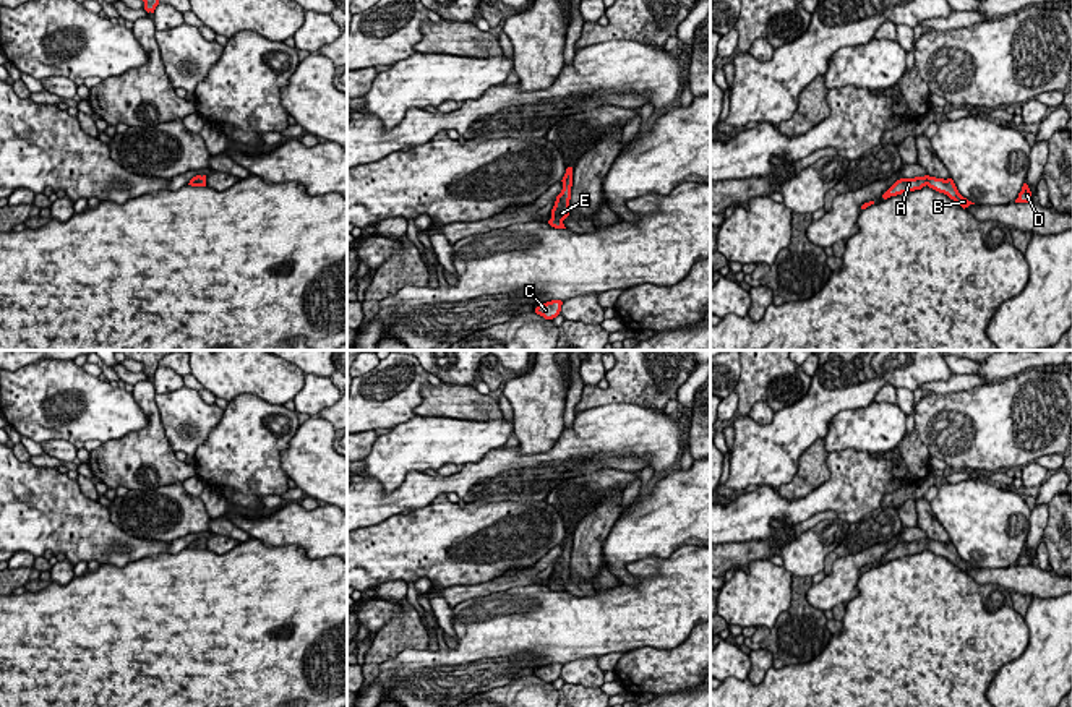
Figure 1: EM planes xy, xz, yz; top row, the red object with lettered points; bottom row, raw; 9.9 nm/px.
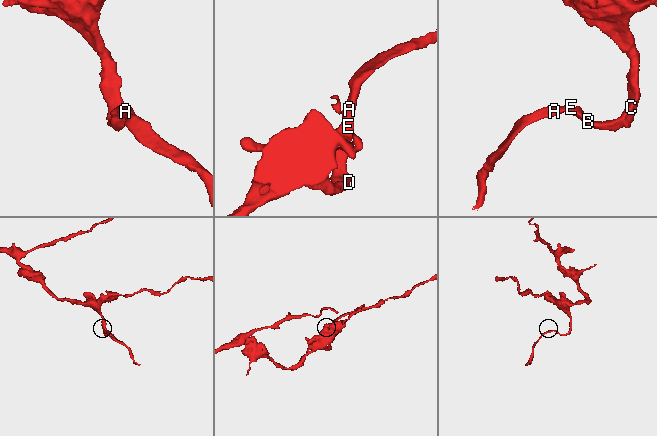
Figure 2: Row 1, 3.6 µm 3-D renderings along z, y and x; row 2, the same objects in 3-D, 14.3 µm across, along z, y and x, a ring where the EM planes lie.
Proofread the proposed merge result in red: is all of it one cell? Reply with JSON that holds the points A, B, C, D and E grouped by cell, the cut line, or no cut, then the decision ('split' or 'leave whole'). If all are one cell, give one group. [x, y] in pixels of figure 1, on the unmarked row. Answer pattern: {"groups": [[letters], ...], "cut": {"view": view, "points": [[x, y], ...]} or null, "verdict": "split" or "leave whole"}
{"groups": [["A", "B", "C", "D", "E"]], "cut": null, "verdict": "leave whole"}

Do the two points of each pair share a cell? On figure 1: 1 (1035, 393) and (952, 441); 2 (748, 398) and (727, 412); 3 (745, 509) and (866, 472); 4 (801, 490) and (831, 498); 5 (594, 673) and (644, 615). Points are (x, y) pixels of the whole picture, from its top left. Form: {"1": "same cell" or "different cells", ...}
{"1": "same cell", "2": "different cells", "3": "same cell", "4": "different cells", "5": "different cells"}

